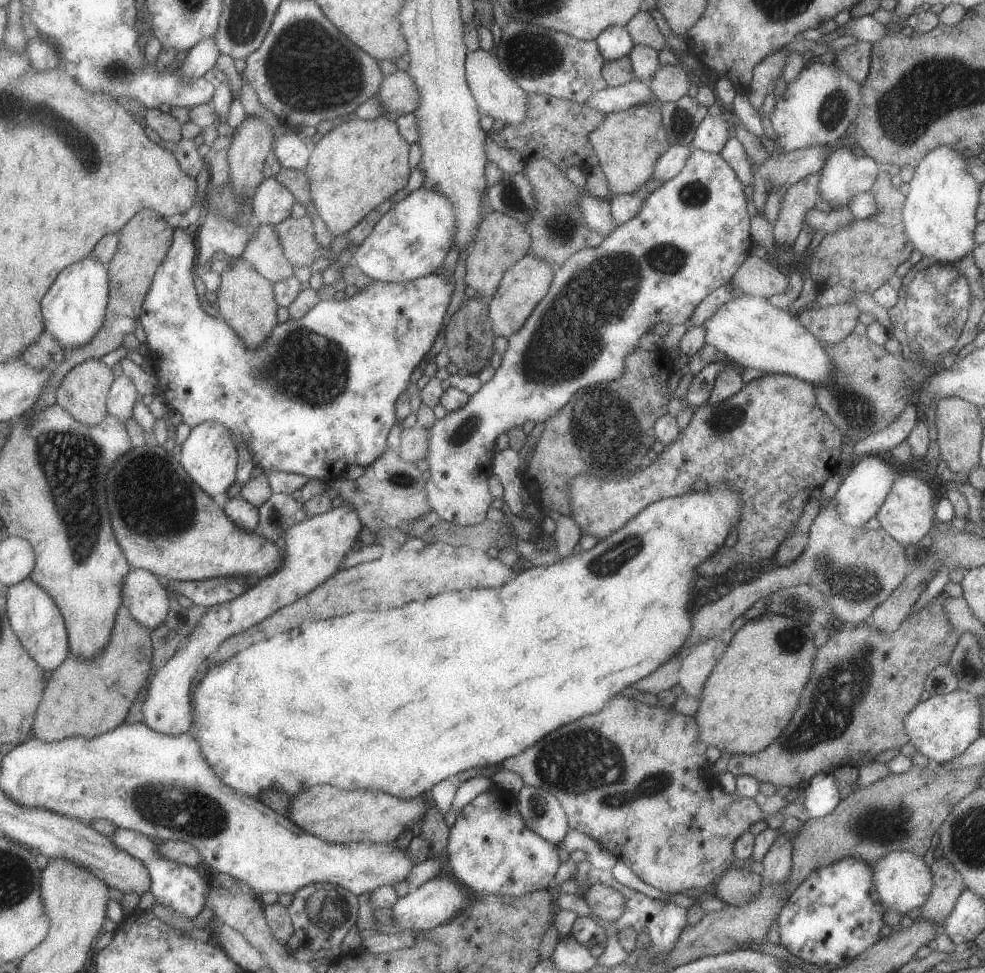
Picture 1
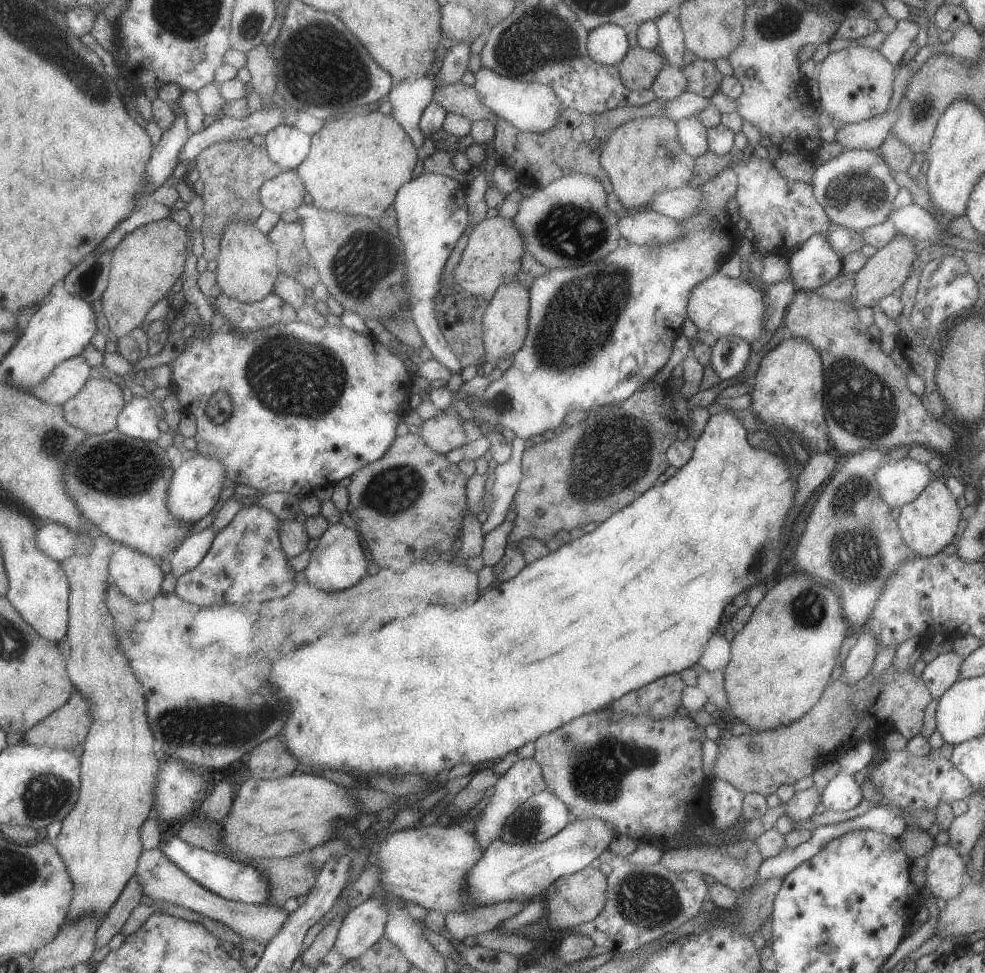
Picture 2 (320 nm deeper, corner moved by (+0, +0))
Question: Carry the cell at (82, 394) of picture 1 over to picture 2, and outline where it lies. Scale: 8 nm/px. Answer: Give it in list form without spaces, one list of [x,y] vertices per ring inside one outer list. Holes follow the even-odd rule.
[[[95,374],[85,384],[83,391],[64,405],[66,420],[73,427],[87,430],[91,435],[103,435],[118,429],[119,414],[123,413],[126,406],[121,389],[121,386],[111,380]]]

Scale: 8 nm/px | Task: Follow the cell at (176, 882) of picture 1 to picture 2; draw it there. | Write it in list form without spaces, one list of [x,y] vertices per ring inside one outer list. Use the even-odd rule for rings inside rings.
[[[173,836],[164,842],[159,850],[186,876],[220,898],[251,905],[268,903],[269,884],[267,884],[267,878],[257,868],[253,870],[253,866],[249,866],[249,864],[241,864],[241,862],[225,858],[220,854],[190,846],[189,843],[183,842],[178,836]]]

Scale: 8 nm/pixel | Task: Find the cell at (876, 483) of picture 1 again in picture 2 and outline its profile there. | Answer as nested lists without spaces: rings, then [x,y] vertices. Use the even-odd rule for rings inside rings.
[[[887,455],[875,470],[877,492],[890,509],[915,500],[934,477],[925,464],[908,457],[895,461]]]

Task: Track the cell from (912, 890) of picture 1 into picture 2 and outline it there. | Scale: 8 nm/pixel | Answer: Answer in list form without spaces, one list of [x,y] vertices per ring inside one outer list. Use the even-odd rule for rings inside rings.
[[[934,845],[925,865],[925,888],[933,898],[955,898],[966,880],[966,866],[947,845]]]

